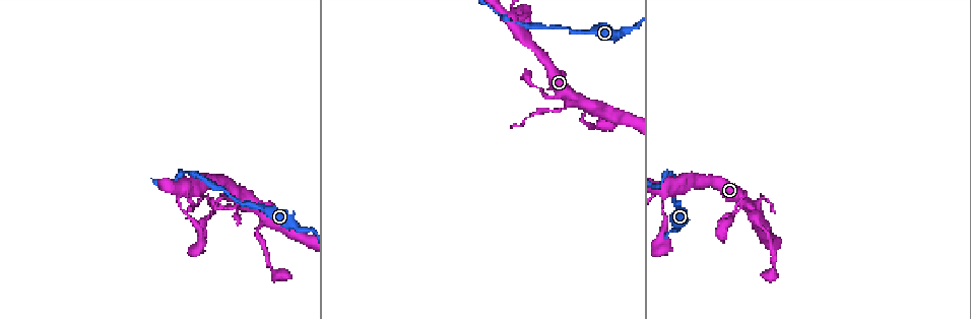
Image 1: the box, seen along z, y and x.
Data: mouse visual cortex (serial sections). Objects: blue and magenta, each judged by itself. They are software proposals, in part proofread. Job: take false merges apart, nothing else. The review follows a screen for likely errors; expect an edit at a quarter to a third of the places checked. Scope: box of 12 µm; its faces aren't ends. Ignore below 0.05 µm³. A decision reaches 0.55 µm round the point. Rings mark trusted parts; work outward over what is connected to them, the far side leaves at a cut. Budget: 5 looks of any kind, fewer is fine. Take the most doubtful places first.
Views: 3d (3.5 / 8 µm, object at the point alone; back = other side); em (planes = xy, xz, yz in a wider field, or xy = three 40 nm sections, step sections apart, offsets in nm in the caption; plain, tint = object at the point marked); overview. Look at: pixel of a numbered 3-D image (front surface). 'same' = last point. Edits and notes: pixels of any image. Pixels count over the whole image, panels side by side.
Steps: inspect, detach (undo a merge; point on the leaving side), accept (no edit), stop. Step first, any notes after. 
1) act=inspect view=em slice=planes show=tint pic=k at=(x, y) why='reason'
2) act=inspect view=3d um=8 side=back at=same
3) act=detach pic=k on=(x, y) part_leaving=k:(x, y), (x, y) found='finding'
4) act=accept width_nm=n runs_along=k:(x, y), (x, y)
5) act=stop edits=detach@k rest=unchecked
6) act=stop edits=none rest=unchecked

act=inspect view=3d um=3.5 pic=1 at=(564, 107) why='abrupt turn'

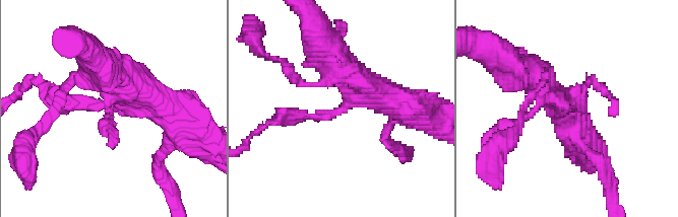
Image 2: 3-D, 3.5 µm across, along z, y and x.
act=inspect view=em slice=planes show=tint pic=2 at=(113, 106) why='now the EM'

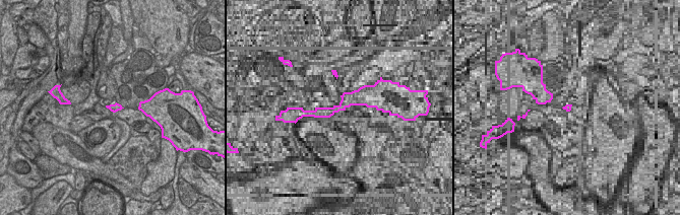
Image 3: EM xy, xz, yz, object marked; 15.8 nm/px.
act=detach pic=2 on=(80, 99) found='a second cell is stuck on'

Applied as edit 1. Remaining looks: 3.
act=inspect view=overview why='see it whole again'

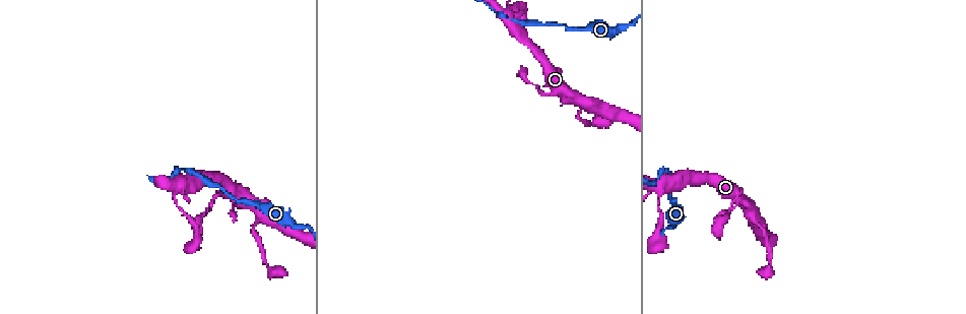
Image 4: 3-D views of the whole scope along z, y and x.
act=inspect view=3d um=8 pic=4 at=(180, 188)

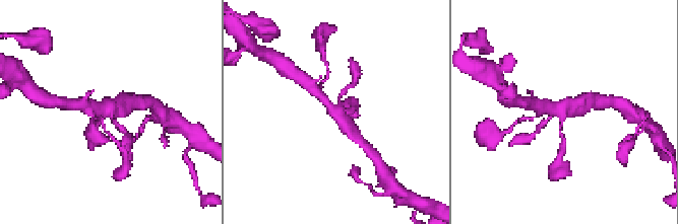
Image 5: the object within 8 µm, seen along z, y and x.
act=inspect view=em slice=xy step=3 show=tint pic=5 at=(564, 110) why='now the EM'

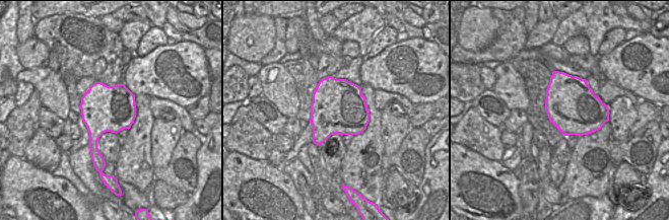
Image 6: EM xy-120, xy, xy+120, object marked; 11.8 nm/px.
act=accept arm_widths_nm=100,150,300,400 runs_along=5:(584, 107), (563, 109), (562, 135) found='one cell here'

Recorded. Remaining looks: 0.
act=stop edits=detach@2 rest=unchecked

